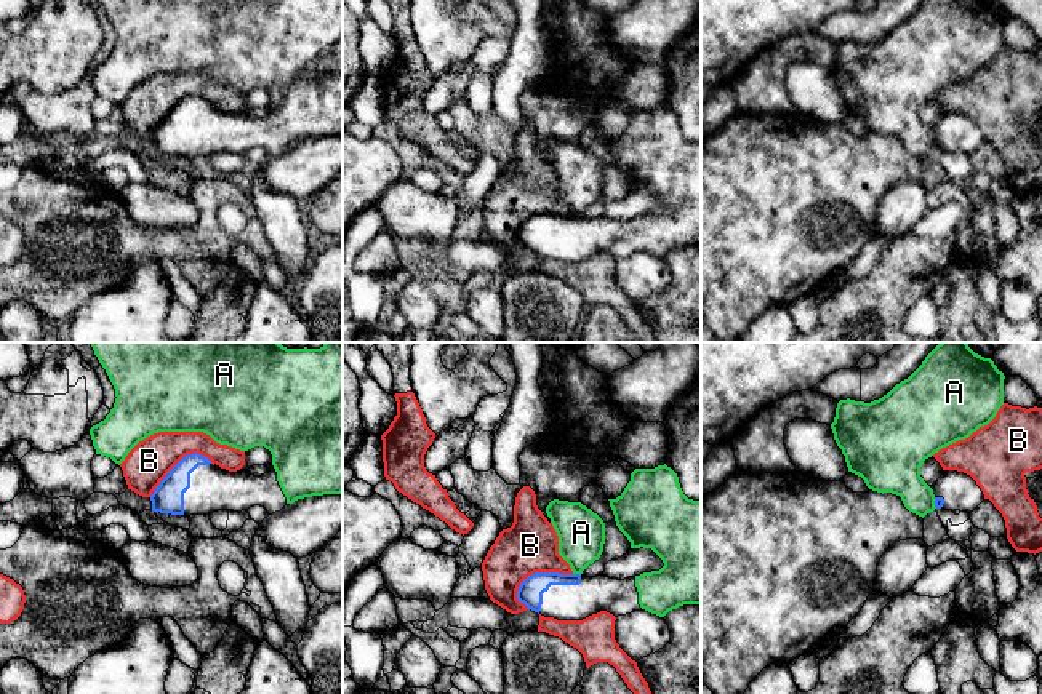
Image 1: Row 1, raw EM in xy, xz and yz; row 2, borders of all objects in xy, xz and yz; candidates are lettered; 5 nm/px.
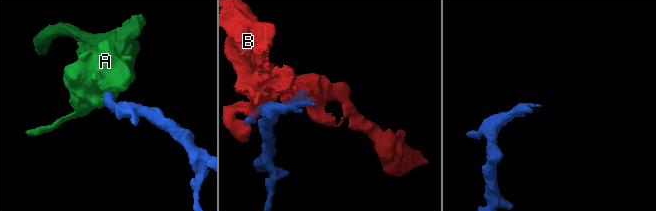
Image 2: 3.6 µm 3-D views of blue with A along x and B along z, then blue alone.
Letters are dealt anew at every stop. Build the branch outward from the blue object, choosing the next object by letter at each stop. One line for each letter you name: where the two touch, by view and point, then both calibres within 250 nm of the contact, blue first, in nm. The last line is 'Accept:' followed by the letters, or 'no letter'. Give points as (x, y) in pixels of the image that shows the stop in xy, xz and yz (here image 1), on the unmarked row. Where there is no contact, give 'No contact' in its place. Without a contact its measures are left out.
A: Touches blue at xz (577, 216). Thickness 130 nm (blue) against 240 nm
Accept: A

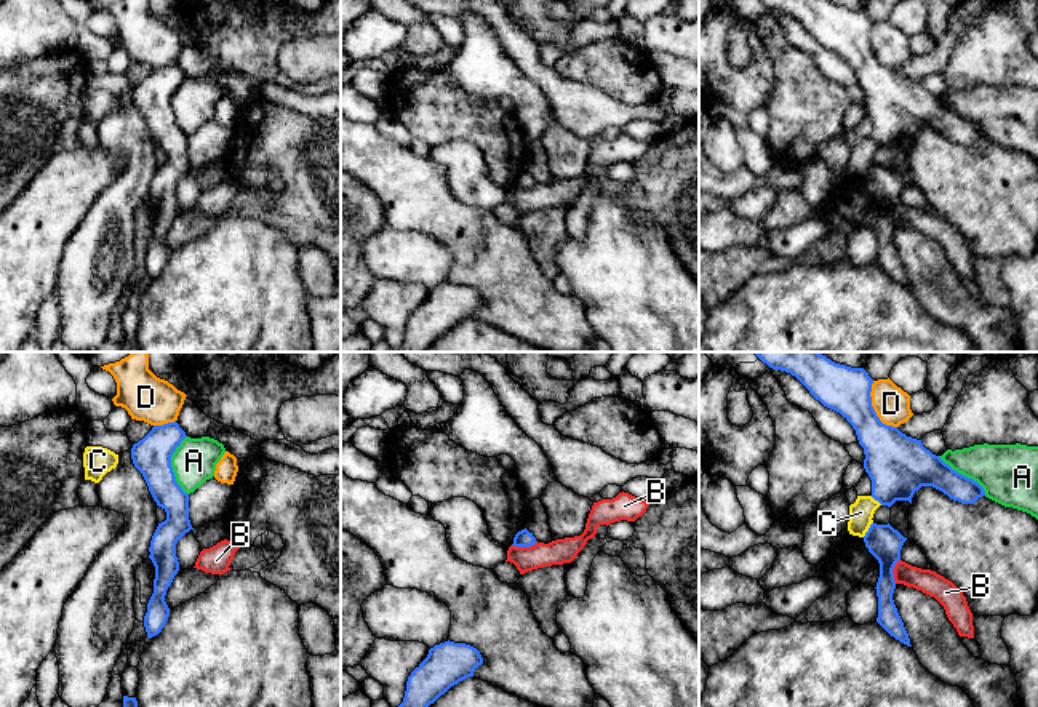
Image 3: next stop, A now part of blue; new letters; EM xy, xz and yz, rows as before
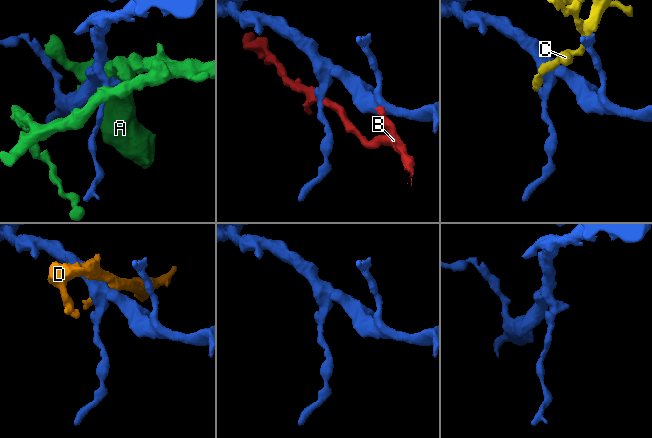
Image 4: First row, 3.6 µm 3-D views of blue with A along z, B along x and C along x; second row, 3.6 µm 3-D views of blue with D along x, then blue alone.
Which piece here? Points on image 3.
Accept: no letter

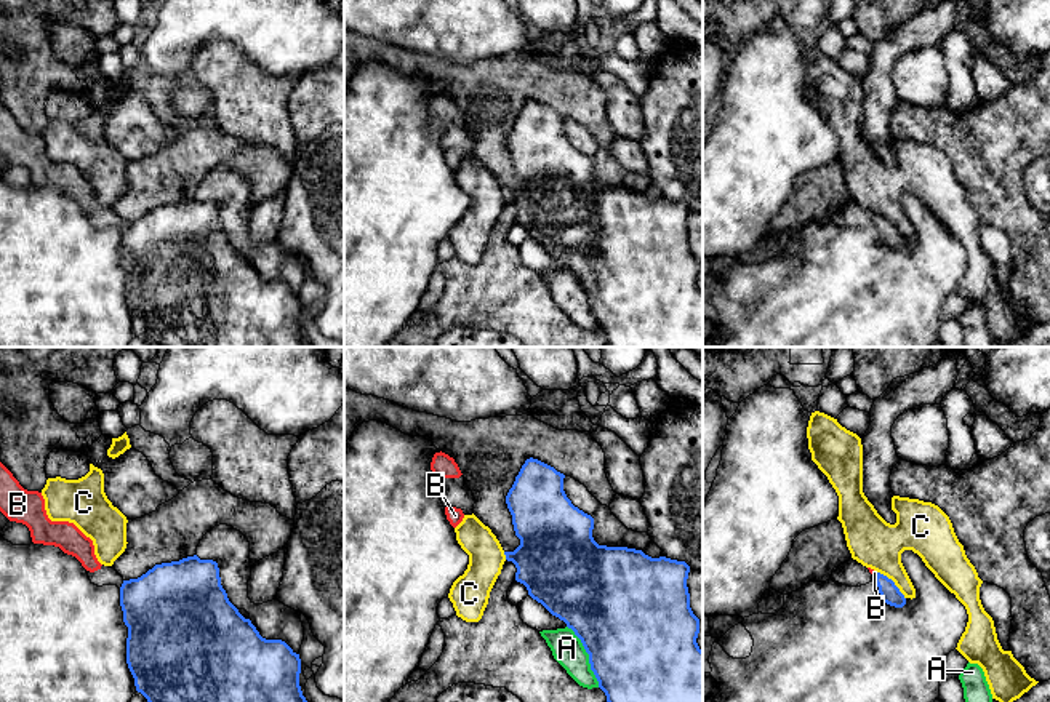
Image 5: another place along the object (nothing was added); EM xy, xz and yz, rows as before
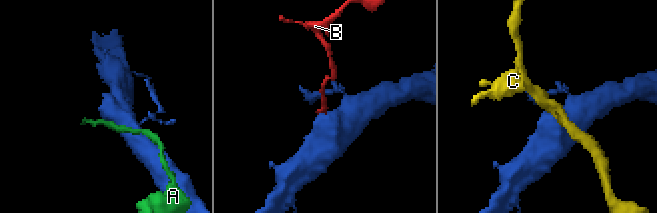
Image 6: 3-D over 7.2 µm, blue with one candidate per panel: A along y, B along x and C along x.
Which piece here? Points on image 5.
B: Touches blue at yz (876, 219). Thickness 100 nm (blue) against 30 nm
Accept: B

